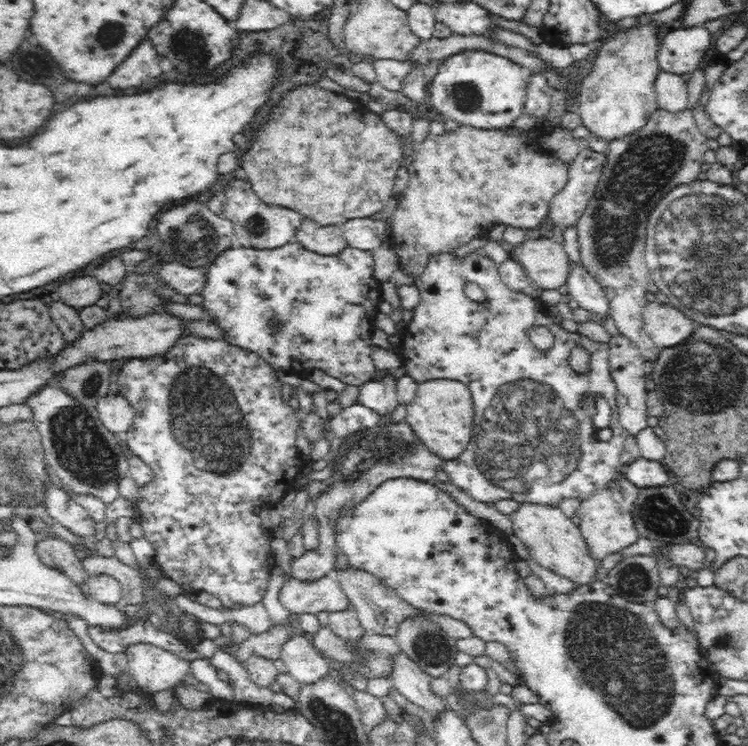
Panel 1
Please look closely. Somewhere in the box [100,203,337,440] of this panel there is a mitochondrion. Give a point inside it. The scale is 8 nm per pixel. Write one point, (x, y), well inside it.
(184, 251)

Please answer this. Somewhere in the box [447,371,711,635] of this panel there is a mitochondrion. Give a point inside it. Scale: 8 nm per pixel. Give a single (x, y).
(660, 515)

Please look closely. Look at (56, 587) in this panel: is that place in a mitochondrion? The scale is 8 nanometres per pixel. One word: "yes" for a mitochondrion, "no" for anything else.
no

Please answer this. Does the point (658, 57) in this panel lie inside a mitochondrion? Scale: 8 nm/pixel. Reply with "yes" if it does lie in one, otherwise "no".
no

